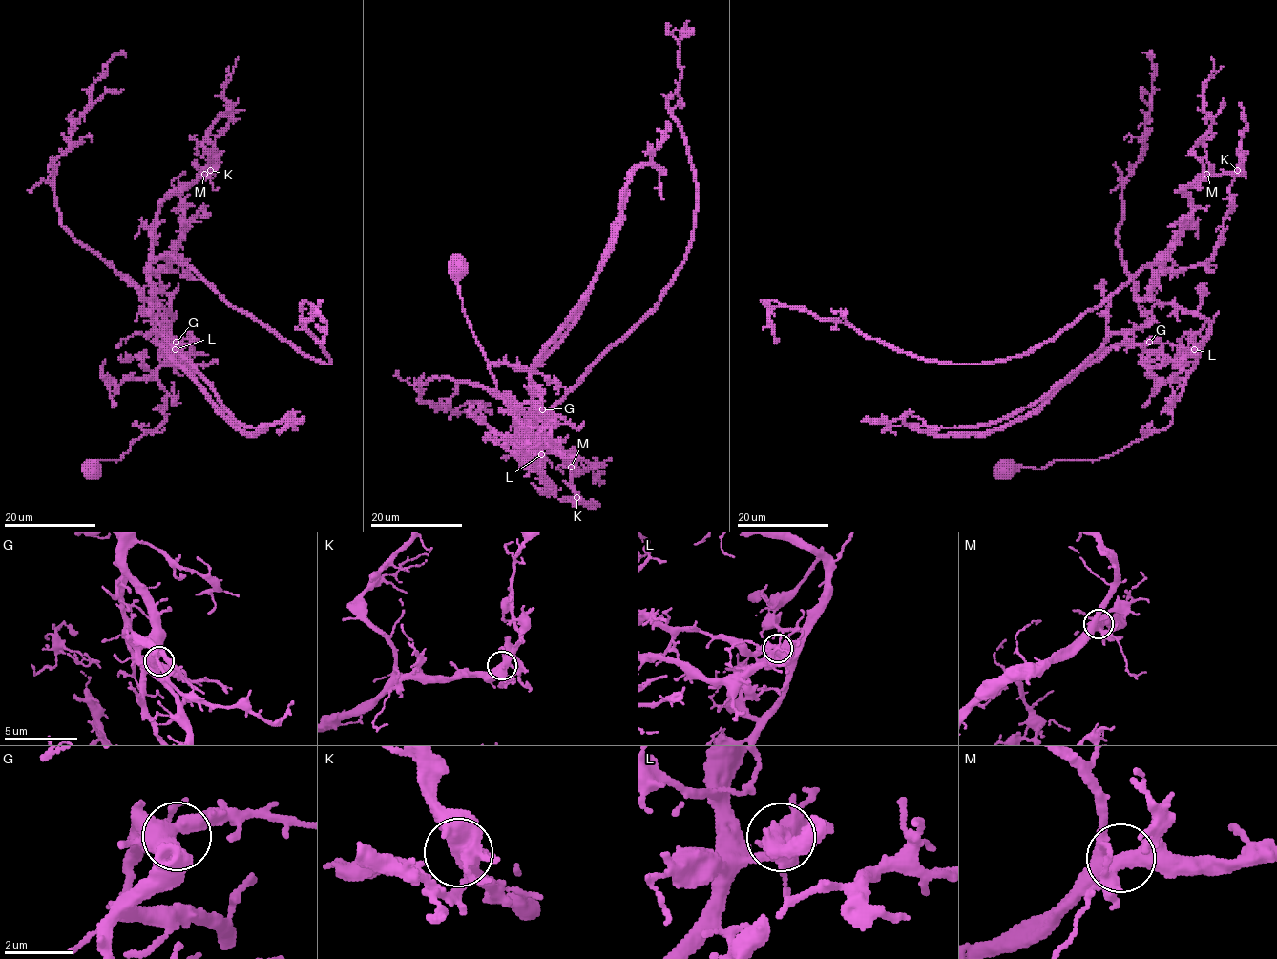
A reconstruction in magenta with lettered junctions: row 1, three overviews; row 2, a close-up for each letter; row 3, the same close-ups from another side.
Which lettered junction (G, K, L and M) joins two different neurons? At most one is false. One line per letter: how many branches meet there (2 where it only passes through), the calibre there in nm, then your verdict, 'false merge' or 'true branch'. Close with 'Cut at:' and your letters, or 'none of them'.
G: 4 branches meet; 460 nm thick; true branch
K: 6 branches meet; 480 nm thick; true branch
L: 6 branches meet; 500 nm thick; false merge
M: 5 branches meet; 420 nm thick; true branch
Cut at: L

